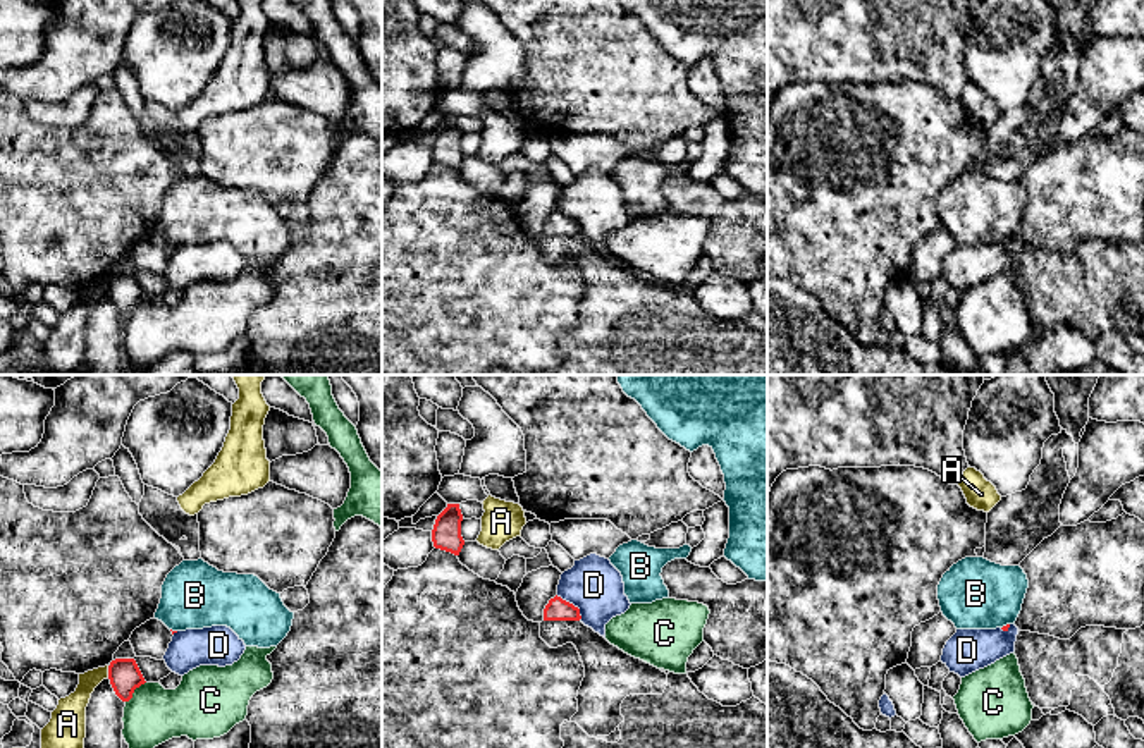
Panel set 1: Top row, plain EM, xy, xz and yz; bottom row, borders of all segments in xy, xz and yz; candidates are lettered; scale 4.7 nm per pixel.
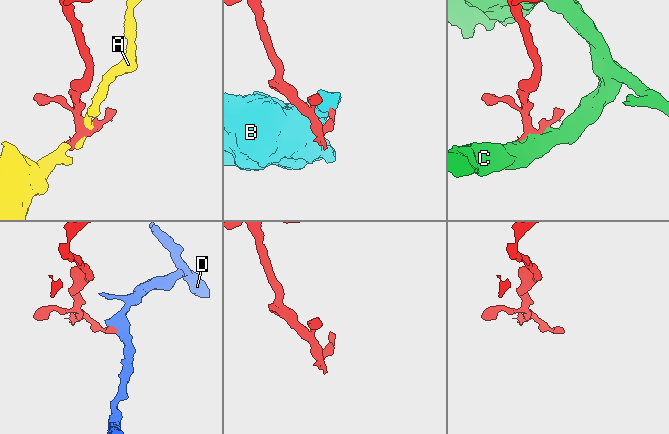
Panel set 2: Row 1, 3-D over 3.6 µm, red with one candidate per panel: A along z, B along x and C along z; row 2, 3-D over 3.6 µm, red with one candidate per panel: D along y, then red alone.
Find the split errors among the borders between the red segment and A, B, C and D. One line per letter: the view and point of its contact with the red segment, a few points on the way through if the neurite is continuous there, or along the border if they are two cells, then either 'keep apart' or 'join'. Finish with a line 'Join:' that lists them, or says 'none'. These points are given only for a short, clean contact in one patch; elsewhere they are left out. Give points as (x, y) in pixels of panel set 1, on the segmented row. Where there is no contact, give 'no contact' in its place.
A: meets red in xy at (109, 671); keep apart
B: meets red in yz at (1007, 625); border along yz (1008, 623), (1002, 628); keep apart
C: meets red in xy at (133, 692); keep apart
D: meets red in xz at (572, 604); border along xz (556, 595), (572, 602), (582, 618); keep apart
Join: none

